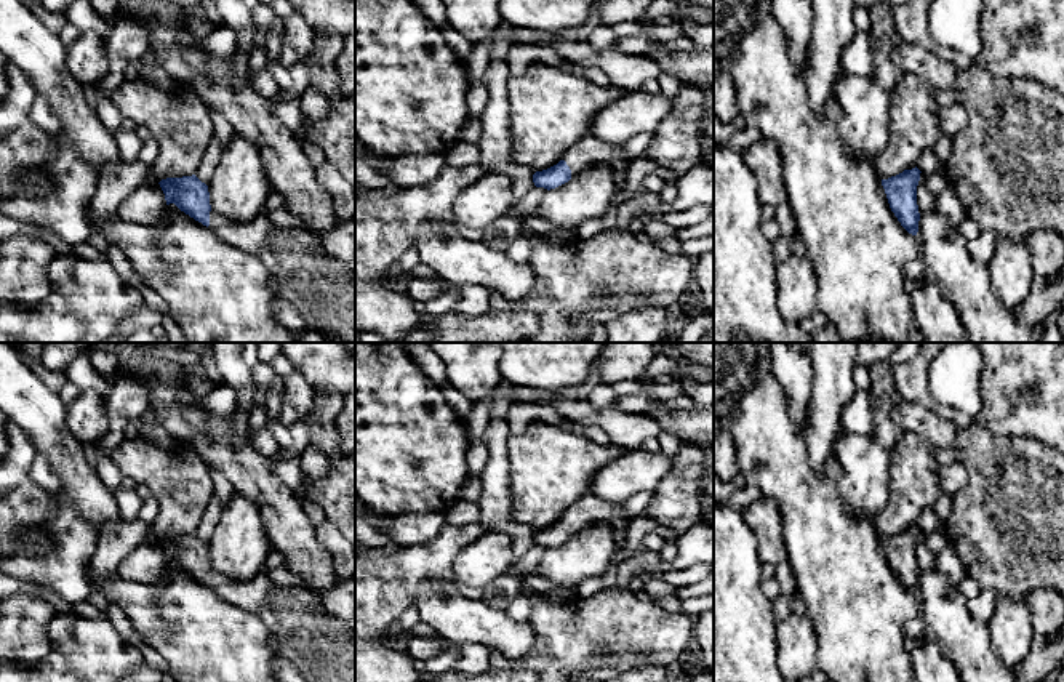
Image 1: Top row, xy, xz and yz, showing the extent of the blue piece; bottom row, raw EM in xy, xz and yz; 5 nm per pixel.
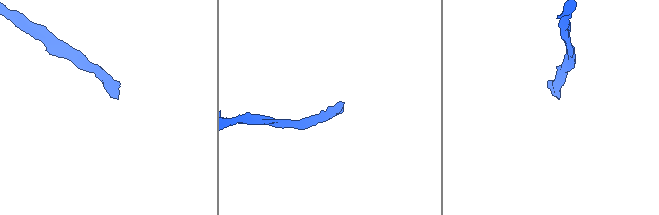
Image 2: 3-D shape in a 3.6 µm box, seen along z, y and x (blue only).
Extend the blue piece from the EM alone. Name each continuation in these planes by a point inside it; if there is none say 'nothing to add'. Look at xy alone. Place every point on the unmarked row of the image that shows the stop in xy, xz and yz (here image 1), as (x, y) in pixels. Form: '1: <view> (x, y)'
1: xy (322, 647)

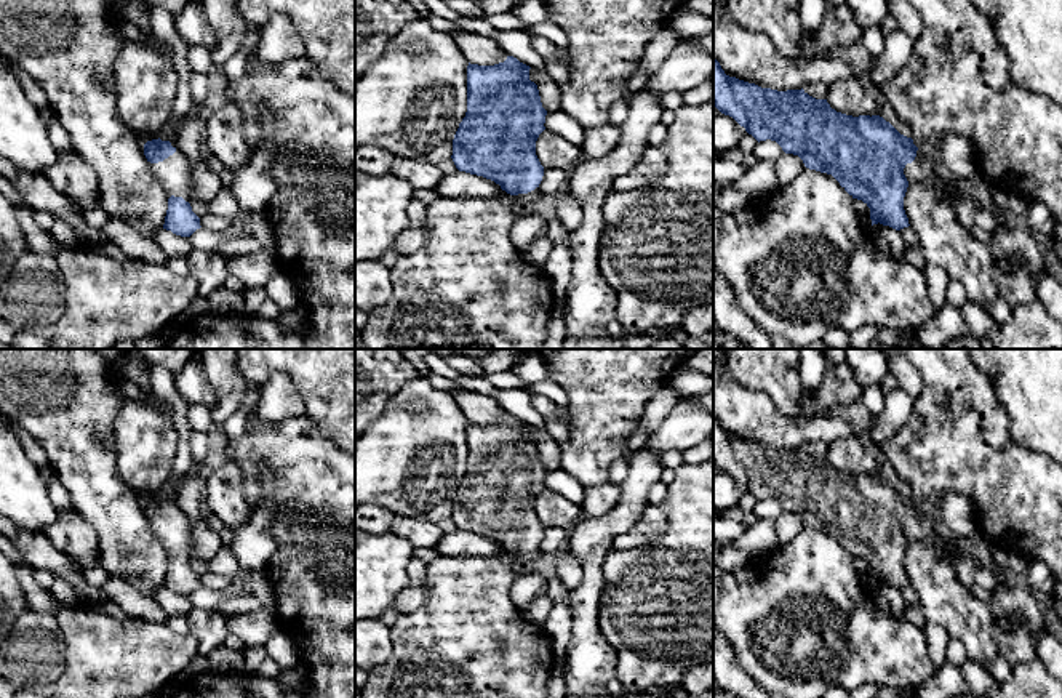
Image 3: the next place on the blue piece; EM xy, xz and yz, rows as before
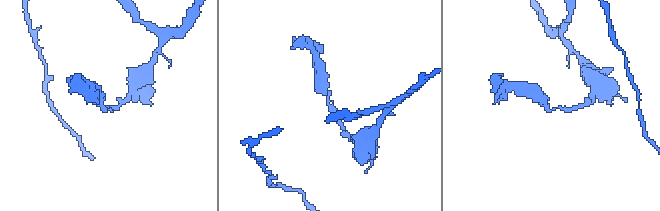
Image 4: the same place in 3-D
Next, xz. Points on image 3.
1: xz (534, 553)

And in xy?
1: xy (173, 532)

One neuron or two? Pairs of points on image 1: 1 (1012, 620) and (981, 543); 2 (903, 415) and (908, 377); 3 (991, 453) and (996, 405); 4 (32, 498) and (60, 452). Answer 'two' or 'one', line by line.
1: two
2: two
3: two
4: two

